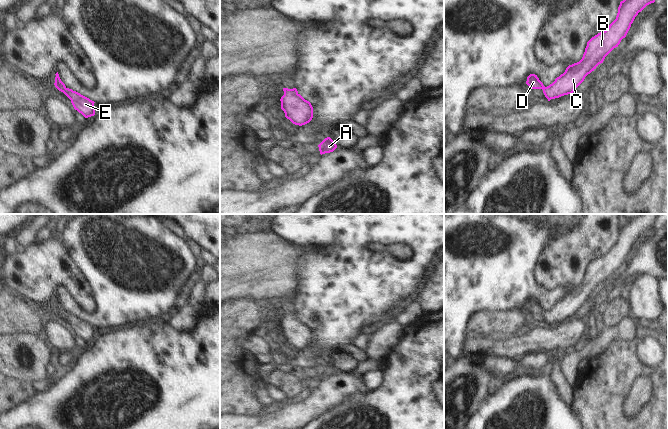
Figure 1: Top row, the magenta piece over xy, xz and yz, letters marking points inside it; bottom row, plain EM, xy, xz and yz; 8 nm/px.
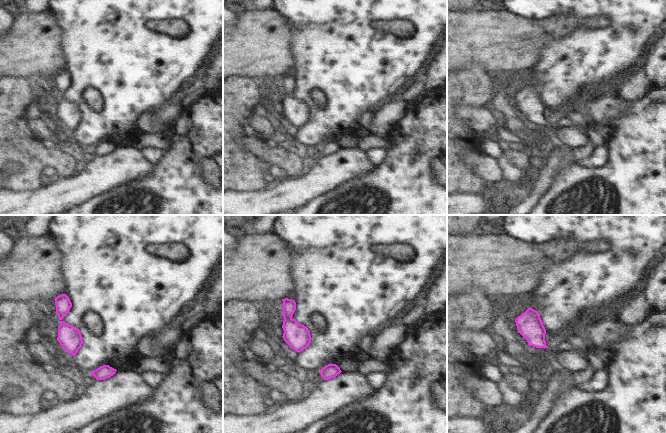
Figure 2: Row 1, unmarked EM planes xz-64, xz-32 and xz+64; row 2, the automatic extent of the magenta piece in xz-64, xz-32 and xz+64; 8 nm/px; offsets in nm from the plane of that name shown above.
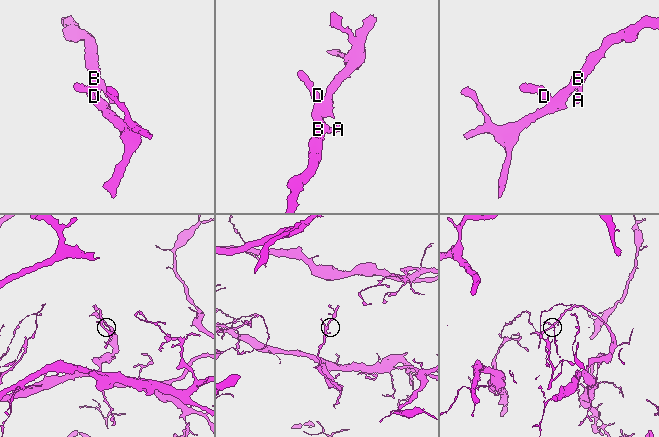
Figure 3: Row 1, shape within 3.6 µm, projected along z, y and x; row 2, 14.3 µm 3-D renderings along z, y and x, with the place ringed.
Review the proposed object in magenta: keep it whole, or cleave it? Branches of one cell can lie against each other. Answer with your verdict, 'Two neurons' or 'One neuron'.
One neuron.

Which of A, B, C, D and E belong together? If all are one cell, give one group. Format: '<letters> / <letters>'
A B C D E

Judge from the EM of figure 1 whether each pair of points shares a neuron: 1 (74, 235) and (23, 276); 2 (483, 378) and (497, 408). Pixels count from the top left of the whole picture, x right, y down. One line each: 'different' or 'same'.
1: different
2: different

